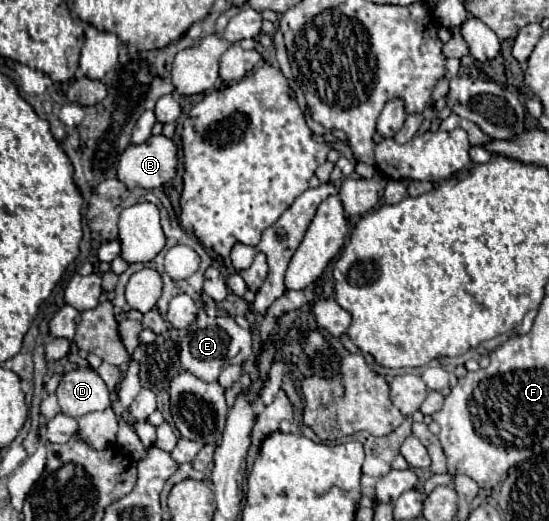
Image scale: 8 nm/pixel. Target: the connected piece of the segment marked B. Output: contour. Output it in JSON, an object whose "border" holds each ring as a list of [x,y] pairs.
{"border":[[[151,136],[143,144],[131,144],[121,154],[117,176],[127,188],[153,190],[175,178],[179,166],[177,144],[163,136]]]}

